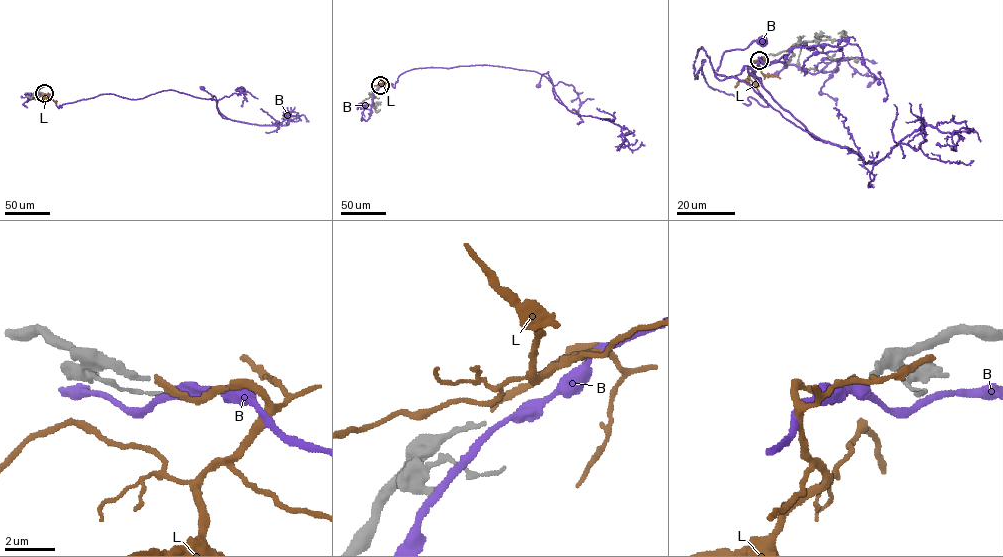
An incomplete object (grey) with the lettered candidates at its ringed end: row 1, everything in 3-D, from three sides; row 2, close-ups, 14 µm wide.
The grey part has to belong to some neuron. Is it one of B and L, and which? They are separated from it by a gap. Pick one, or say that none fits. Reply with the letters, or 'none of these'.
none of these

